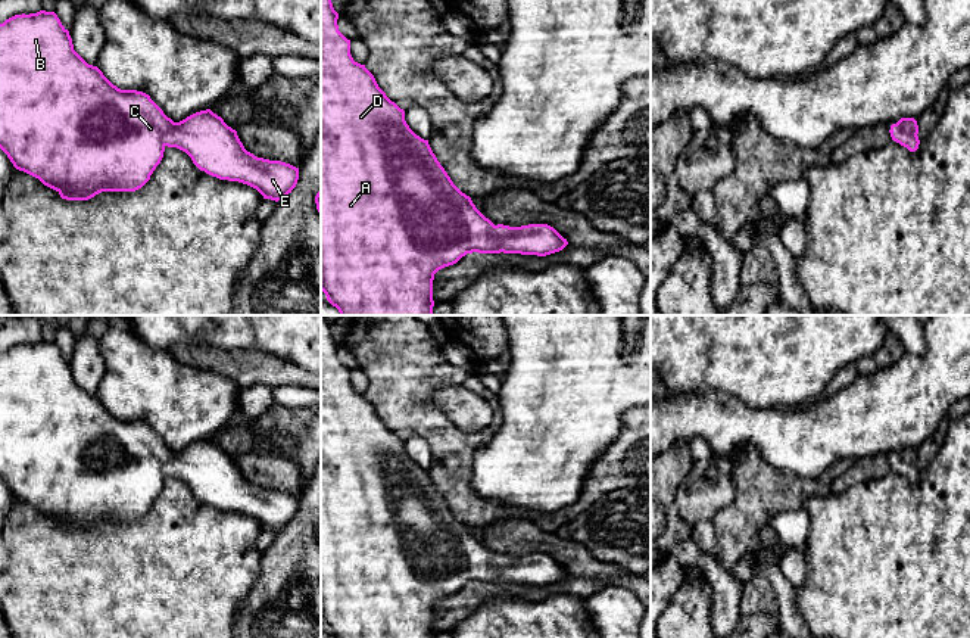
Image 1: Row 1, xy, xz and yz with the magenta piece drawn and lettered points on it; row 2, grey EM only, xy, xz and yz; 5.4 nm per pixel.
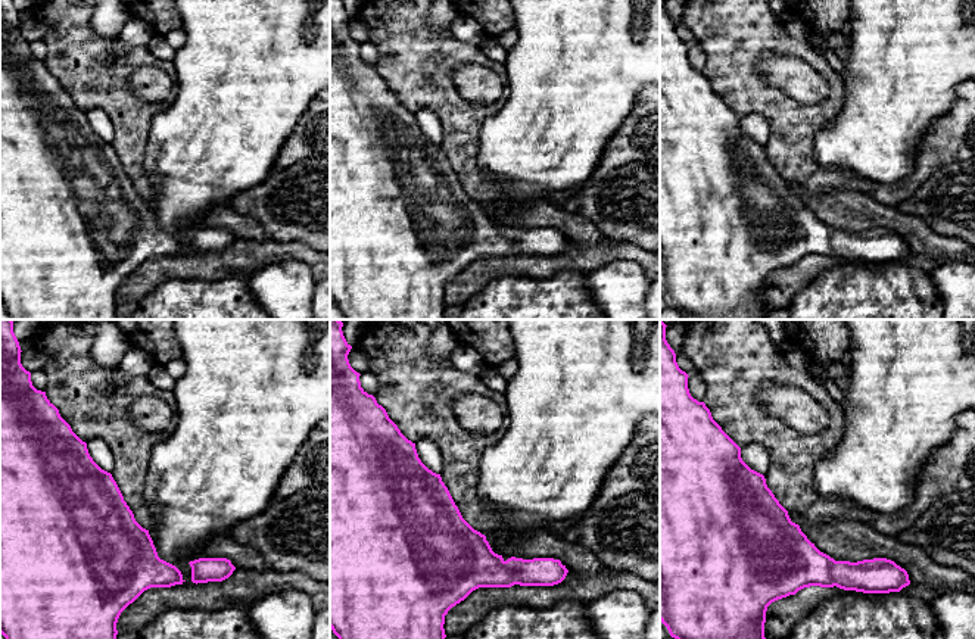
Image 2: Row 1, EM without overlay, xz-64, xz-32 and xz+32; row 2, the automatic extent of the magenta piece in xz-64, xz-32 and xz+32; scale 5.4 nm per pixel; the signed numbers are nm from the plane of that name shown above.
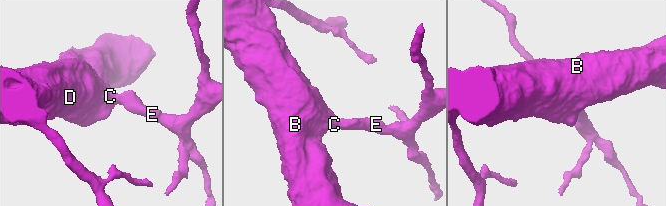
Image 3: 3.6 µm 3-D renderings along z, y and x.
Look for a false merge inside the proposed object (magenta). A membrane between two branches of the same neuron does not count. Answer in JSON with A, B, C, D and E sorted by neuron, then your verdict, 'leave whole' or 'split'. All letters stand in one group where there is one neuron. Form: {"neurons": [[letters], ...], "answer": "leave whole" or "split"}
{"neurons": [["A", "B", "C", "D", "E"]], "answer": "leave whole"}

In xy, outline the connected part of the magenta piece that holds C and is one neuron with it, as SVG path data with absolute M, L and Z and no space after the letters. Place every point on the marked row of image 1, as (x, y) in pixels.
M54 12L15 15L0 24L0 149L16 169L38 178L62 199L88 200L102 192L141 189L160 164L166 146L185 152L200 171L219 180L247 184L263 199L284 199L299 180L299 168L247 152L237 131L210 109L174 122L149 94L113 85L97 66L88 65L74 50L69 31Z

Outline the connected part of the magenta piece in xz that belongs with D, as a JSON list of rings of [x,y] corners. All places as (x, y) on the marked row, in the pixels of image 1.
[[[321,0],[321,290],[327,301],[339,309],[340,315],[433,315],[434,274],[456,264],[467,253],[503,252],[546,256],[562,250],[568,245],[567,239],[548,224],[495,225],[475,208],[471,197],[453,184],[433,153],[428,140],[421,139],[409,128],[405,121],[405,111],[386,96],[365,65],[353,60],[350,40],[339,31],[337,19],[339,13],[334,10],[331,0]]]

